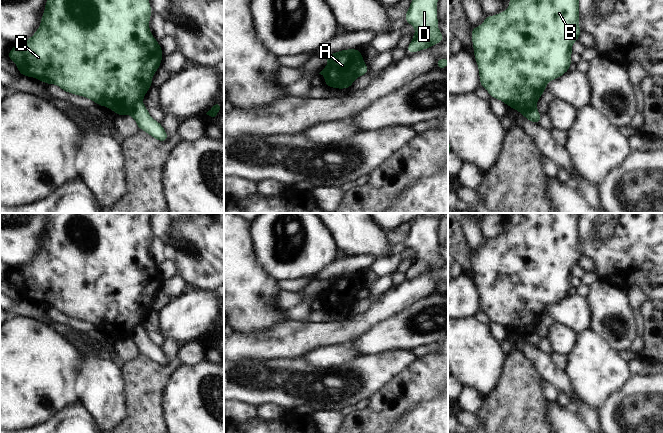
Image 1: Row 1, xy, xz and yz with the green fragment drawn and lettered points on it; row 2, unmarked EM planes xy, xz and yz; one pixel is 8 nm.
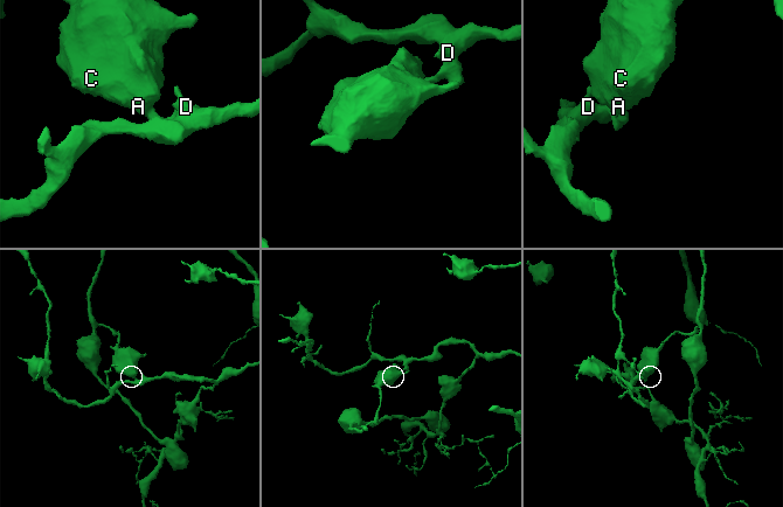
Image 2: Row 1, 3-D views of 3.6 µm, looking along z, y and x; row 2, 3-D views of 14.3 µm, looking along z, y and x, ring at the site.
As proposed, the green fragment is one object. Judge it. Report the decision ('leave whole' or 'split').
split

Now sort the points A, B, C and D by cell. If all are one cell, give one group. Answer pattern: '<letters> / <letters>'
A B C / D

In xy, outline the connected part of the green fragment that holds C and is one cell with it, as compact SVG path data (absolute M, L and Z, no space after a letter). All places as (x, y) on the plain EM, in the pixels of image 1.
M49 213L41 249L28 264L16 268L7 282L13 284L20 299L56 308L65 316L86 321L106 330L119 340L132 338L134 329L143 324L152 311L152 301L164 280L149 254L153 237L149 228L152 213Z

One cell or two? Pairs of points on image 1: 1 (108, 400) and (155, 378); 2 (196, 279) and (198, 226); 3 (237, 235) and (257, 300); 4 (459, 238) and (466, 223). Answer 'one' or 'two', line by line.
1: two
2: one
3: one
4: two

